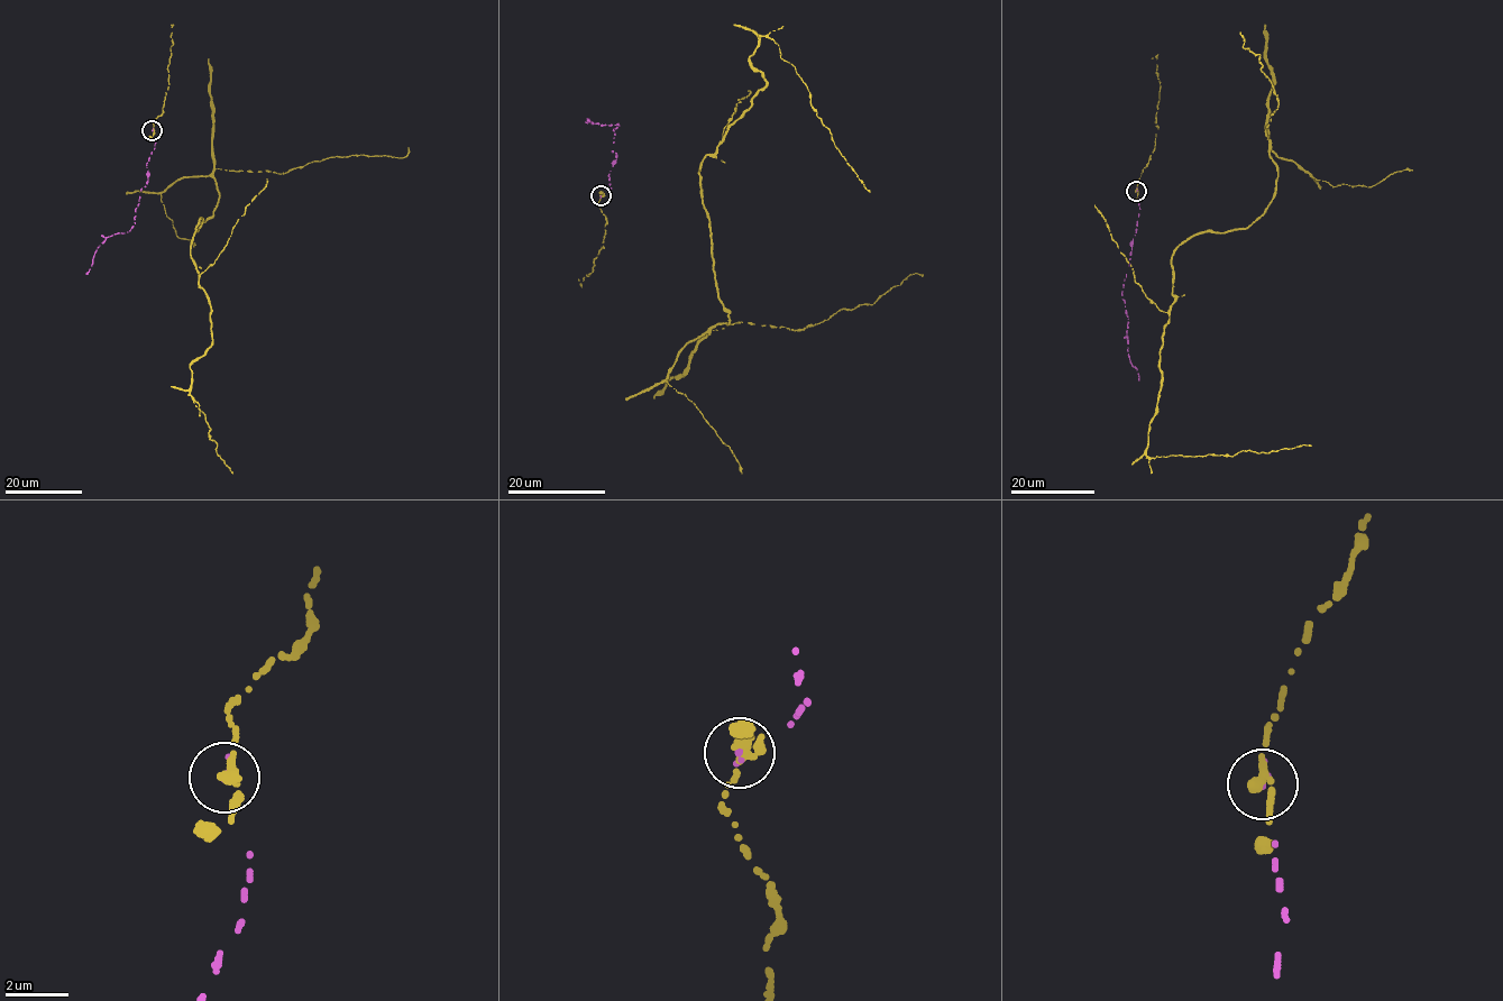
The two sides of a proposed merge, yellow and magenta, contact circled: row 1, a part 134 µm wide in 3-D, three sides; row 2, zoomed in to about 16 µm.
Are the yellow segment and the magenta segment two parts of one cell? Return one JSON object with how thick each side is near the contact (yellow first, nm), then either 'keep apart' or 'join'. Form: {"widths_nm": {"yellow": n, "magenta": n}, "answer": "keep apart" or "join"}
{"widths_nm": {"yellow": 280, "magenta": 130}, "answer": "join"}

